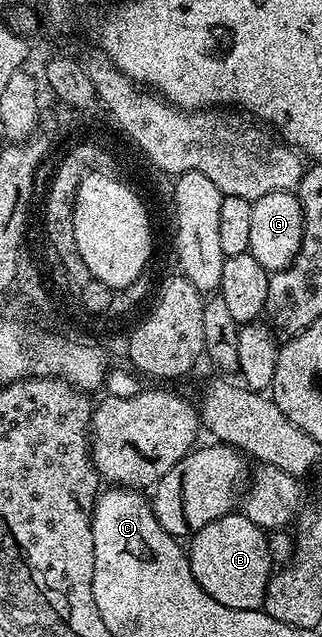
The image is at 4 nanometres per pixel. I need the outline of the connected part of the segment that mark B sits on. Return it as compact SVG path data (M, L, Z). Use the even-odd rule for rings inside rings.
M233 512L206 524L206 528L191 535L186 546L194 580L198 580L204 591L226 608L261 609L268 582L274 573L267 552L267 538L267 533L254 525L243 512Z

